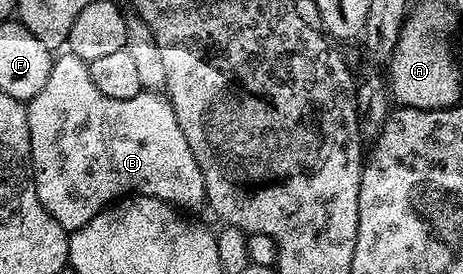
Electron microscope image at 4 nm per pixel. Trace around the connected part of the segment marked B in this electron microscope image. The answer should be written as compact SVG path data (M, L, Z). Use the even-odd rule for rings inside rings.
M67 52L61 54L61 58L59 55L53 61L50 77L47 78L45 86L42 87L42 92L38 92L38 96L34 96L31 102L27 103L30 148L32 149L32 179L36 185L38 200L46 208L46 212L50 212L50 216L54 220L58 220L58 224L62 224L64 230L71 232L81 230L90 220L94 220L94 216L98 216L98 212L103 210L105 206L123 199L125 195L157 198L184 212L192 212L188 210L196 210L200 205L203 207L206 202L204 177L194 160L194 152L190 152L190 144L186 140L186 136L182 136L182 128L178 128L178 116L174 116L174 108L167 97L157 96L152 92L142 92L130 100L110 100L110 96L102 96L102 92L98 92L98 88L94 88L94 82L90 80L87 62L83 62L78 56Z

